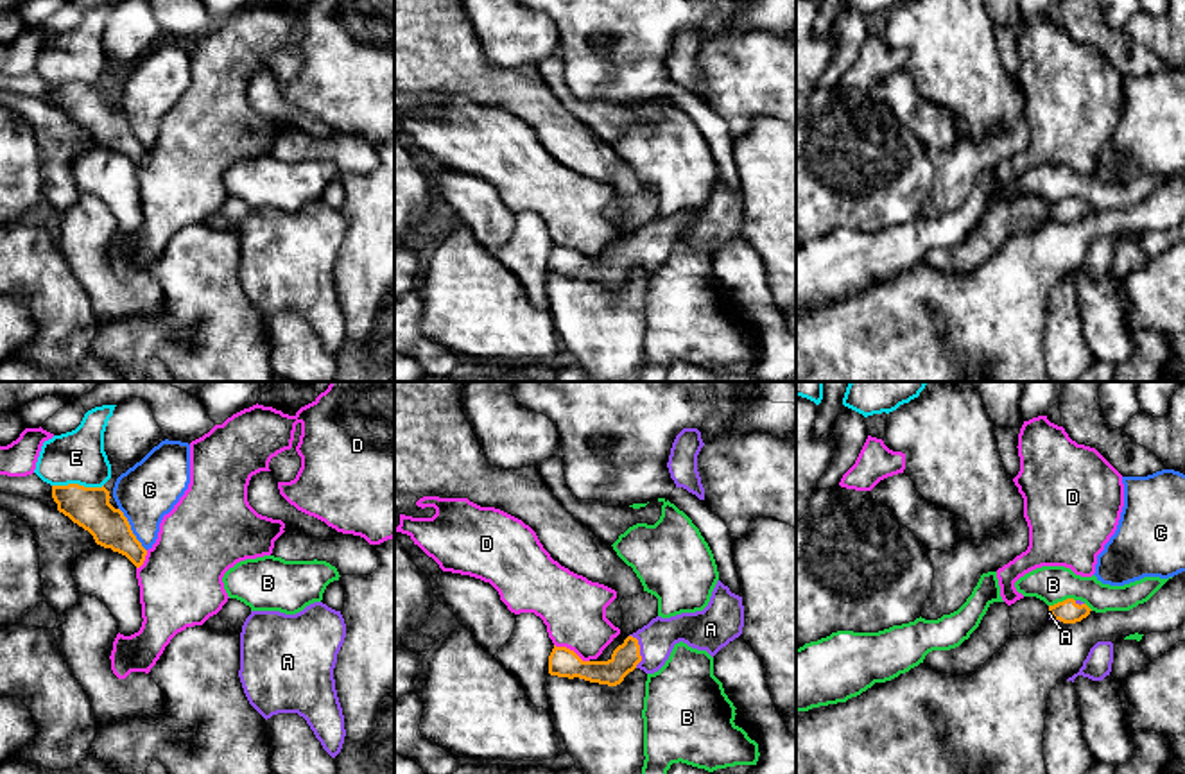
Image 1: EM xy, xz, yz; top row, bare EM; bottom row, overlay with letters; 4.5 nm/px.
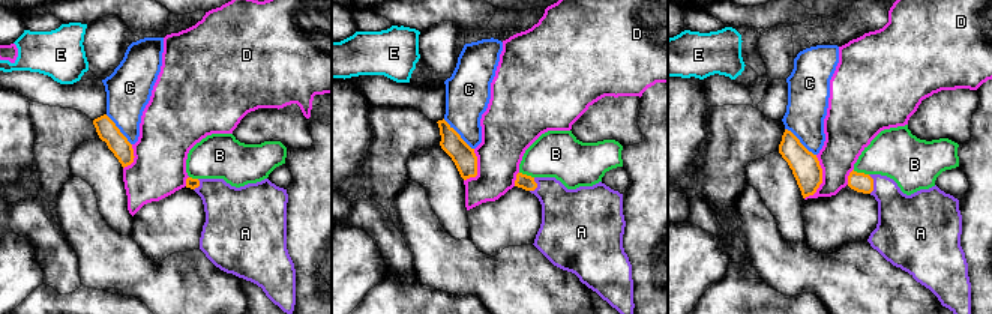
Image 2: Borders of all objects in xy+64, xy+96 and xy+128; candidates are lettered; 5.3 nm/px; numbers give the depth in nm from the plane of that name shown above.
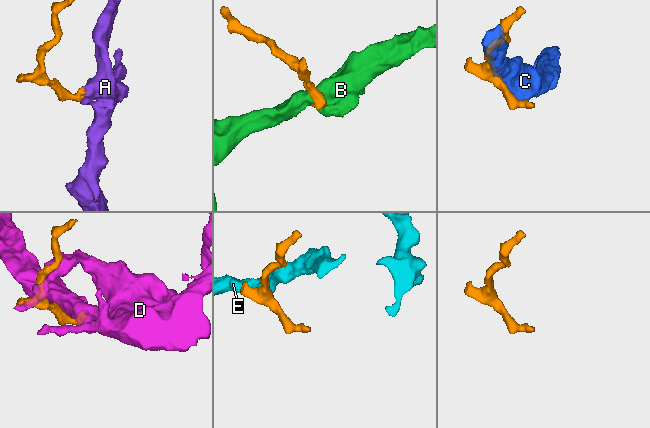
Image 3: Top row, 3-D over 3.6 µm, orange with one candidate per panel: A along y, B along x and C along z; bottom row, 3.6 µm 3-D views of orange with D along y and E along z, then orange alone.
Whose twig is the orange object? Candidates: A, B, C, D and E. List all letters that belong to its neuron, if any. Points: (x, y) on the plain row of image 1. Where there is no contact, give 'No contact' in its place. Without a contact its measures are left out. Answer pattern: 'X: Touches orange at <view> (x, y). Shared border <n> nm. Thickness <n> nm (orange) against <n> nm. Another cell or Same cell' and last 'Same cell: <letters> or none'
A: Touches orange at xz (639, 249). Shared border 160 nm. Thickness 120 nm (orange) against 160 nm. Same cell
B: Touches orange at yz (1063, 199). Shared border 120 nm. Thickness 110 nm (orange) against 170 nm. Another cell
C: Touches orange at xy (129, 128). Shared border 240 nm. Thickness 180 nm (orange) against 260 nm. Another cell
D: Touches orange at xz (572, 249). Shared border 180 nm. Thickness 130 nm (orange) against 280 nm. Another cell
E: Touches orange at xy (77, 83). Shared border 240 nm. Thickness 180 nm (orange) against 240 nm. Another cell
Same cell: A

